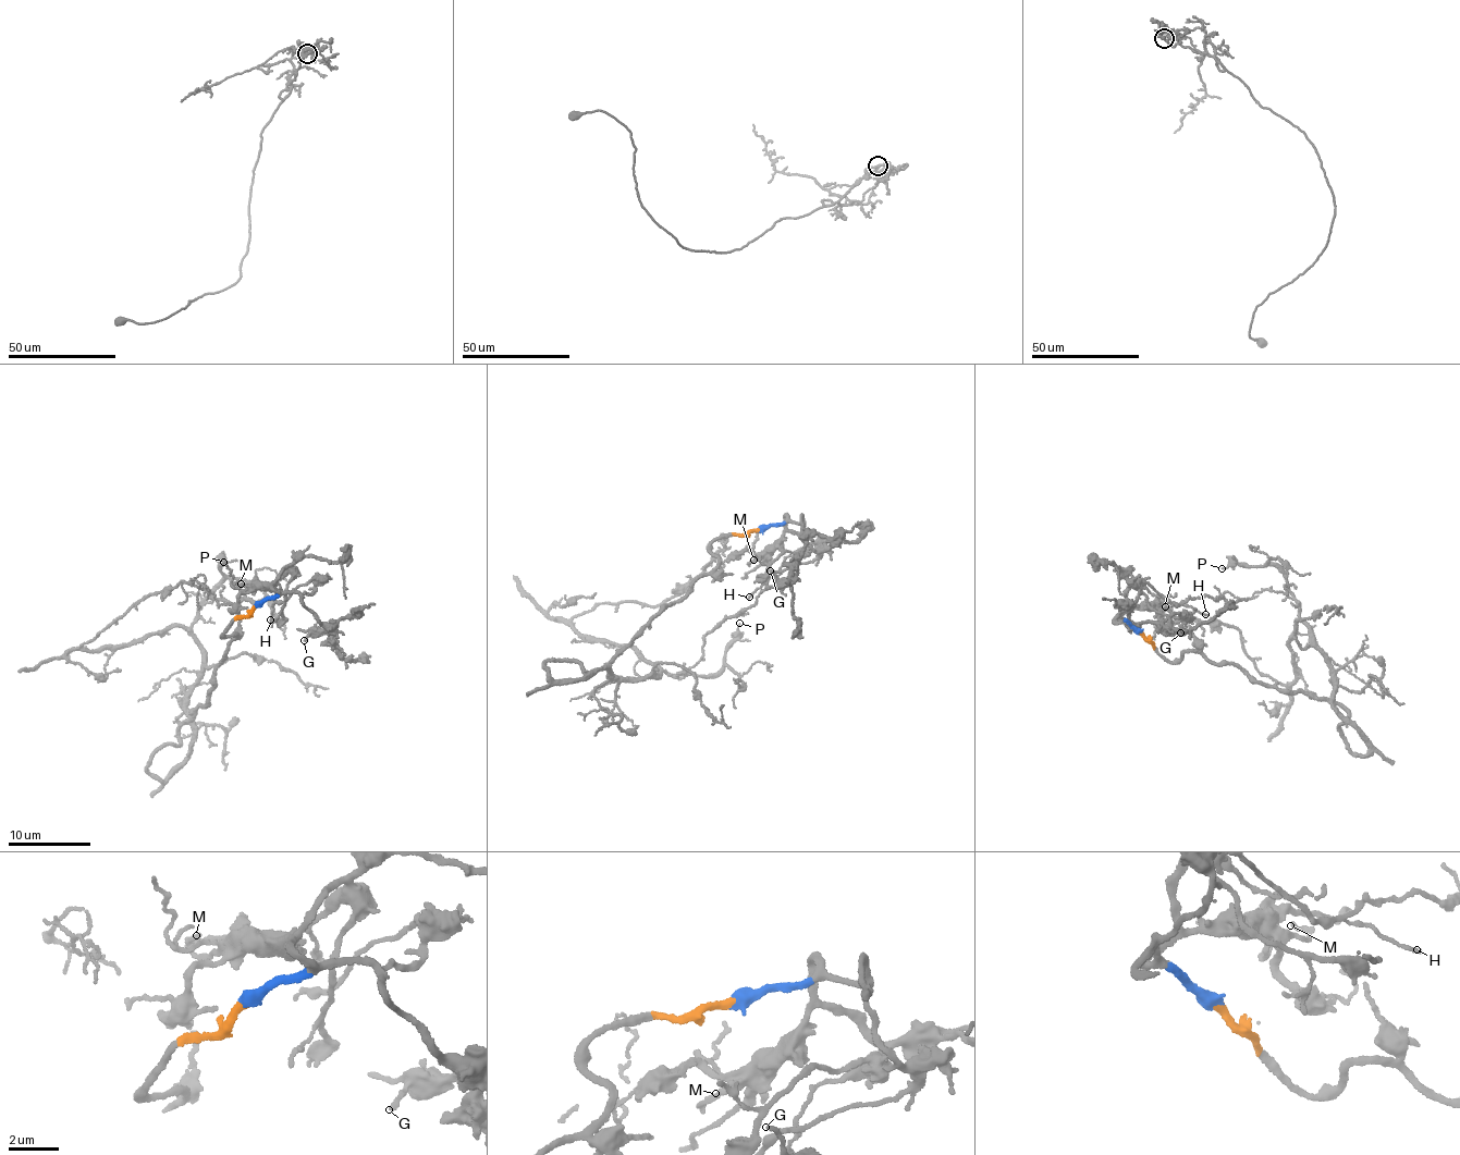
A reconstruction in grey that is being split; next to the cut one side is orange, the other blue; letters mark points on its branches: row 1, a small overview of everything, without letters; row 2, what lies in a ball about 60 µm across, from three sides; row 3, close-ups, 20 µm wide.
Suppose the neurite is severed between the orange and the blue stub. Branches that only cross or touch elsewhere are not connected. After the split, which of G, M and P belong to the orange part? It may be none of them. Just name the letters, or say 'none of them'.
P

